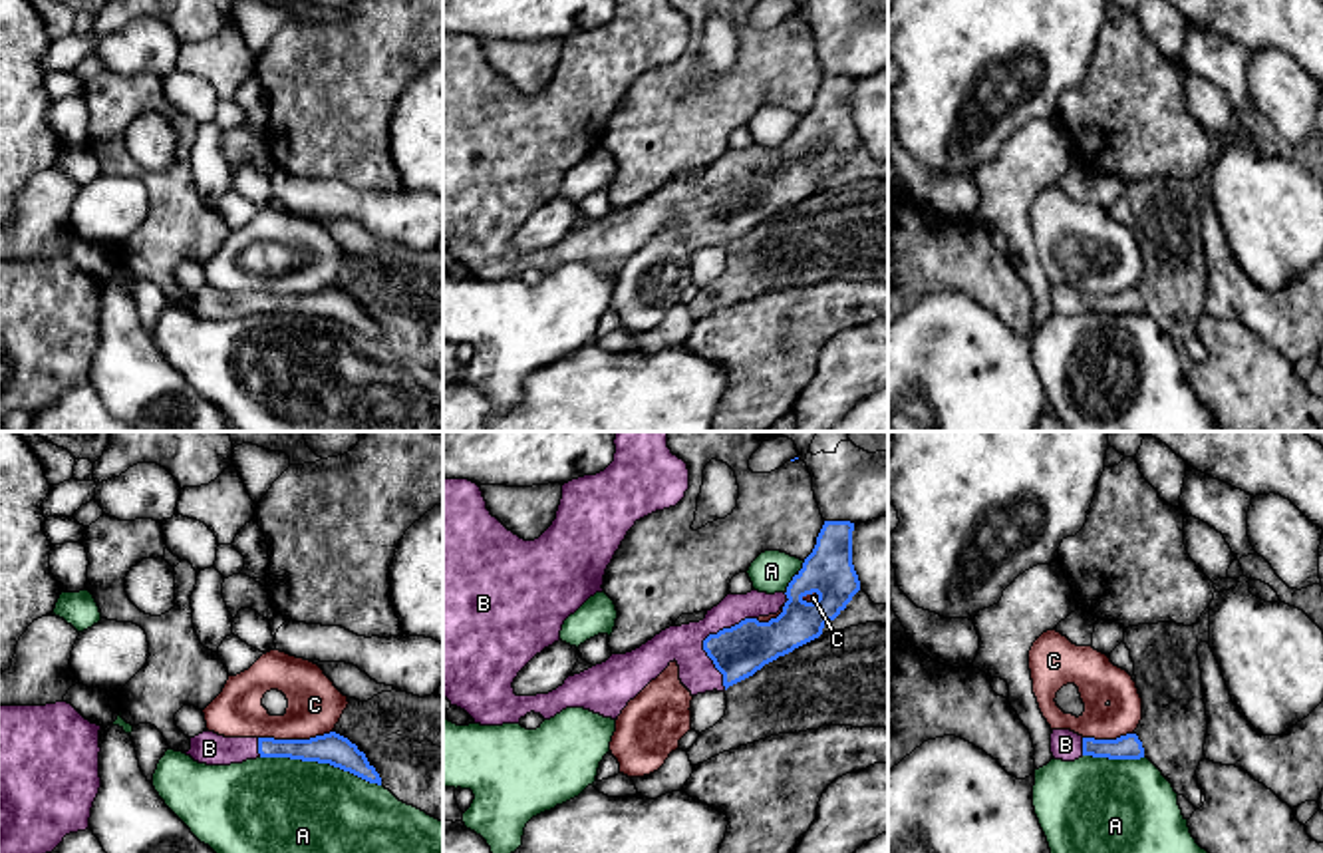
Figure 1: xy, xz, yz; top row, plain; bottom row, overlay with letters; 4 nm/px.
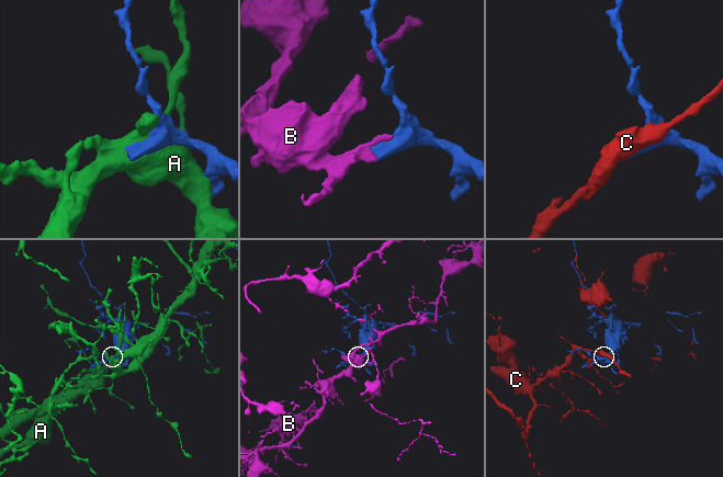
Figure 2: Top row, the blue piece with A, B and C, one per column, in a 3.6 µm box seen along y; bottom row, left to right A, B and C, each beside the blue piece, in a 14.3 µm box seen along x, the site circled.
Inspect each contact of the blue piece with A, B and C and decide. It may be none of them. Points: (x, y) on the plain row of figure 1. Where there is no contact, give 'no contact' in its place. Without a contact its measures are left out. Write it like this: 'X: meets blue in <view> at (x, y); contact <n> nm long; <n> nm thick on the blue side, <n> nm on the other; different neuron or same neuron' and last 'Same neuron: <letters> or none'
A: meets blue in xy at (320, 317); contact 500 nm long; 130 nm thick on the blue side, 500 nm on the other; different neuron
B: meets blue in xz at (706, 193); contact 320 nm long; 220 nm thick on the blue side, 150 nm on the other; same neuron
C: meets blue in xy at (294, 295); contact 300 nm long; 130 nm thick on the blue side, 220 nm on the other; different neuron
Same neuron: B

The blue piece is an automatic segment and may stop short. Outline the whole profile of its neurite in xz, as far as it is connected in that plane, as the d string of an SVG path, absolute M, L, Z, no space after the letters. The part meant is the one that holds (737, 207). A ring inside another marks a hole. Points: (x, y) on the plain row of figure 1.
M616 0L614 16L596 30L584 30L562 40L562 54L552 80L534 95L524 95L509 85L487 64L477 38L469 34L443 32L443 251L465 264L475 278L503 280L518 278L526 268L554 272L566 262L584 262L604 272L618 274L622 264L673 215L679 221L679 235L691 251L725 247L729 241L753 231L765 219L818 193L822 183L834 175L852 151L860 135L852 119L850 76L824 76L812 107L793 131L785 147L727 149L707 165L699 177L669 181L640 203L626 209L612 209L580 229L568 231L562 241L548 249L516 251L513 237L518 227L544 203L560 195L564 175L574 169L590 151L602 147L604 129L628 85L644 72L675 62L689 44L689 24L667 0Z

